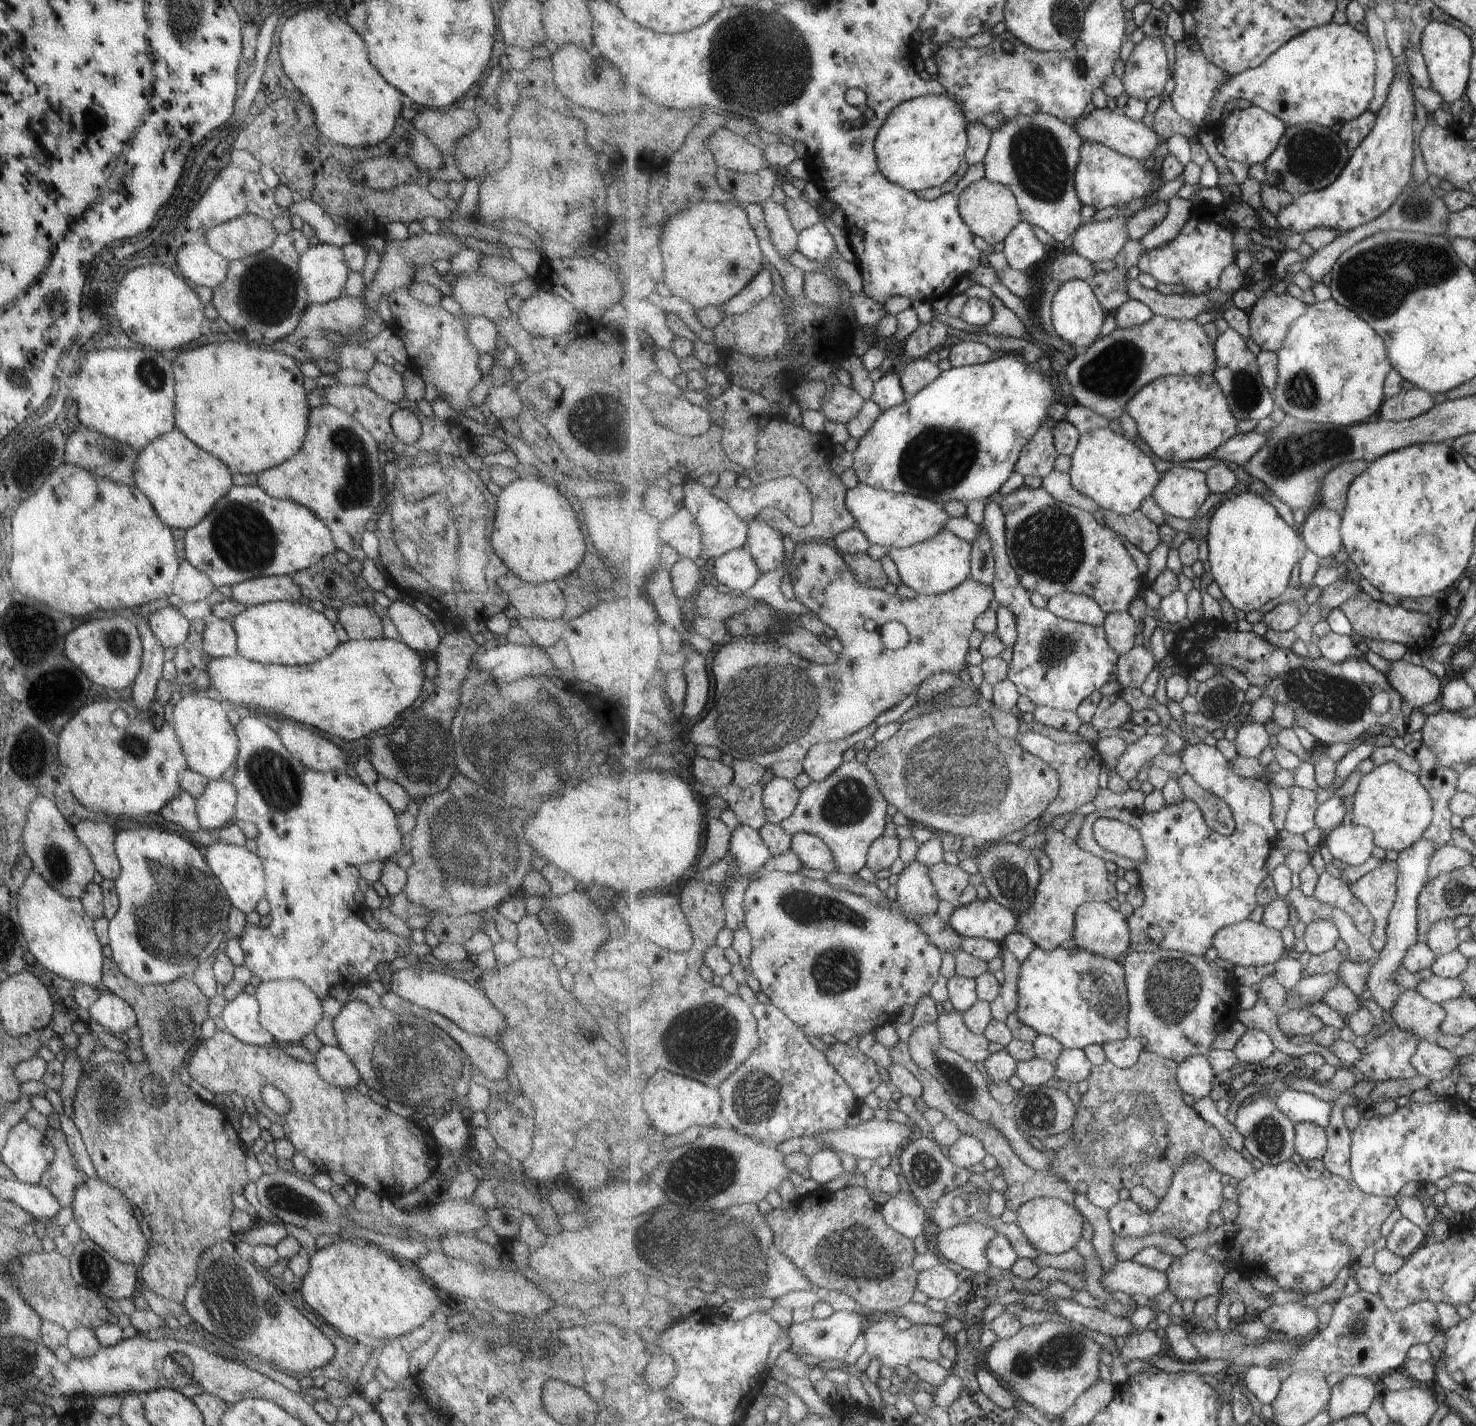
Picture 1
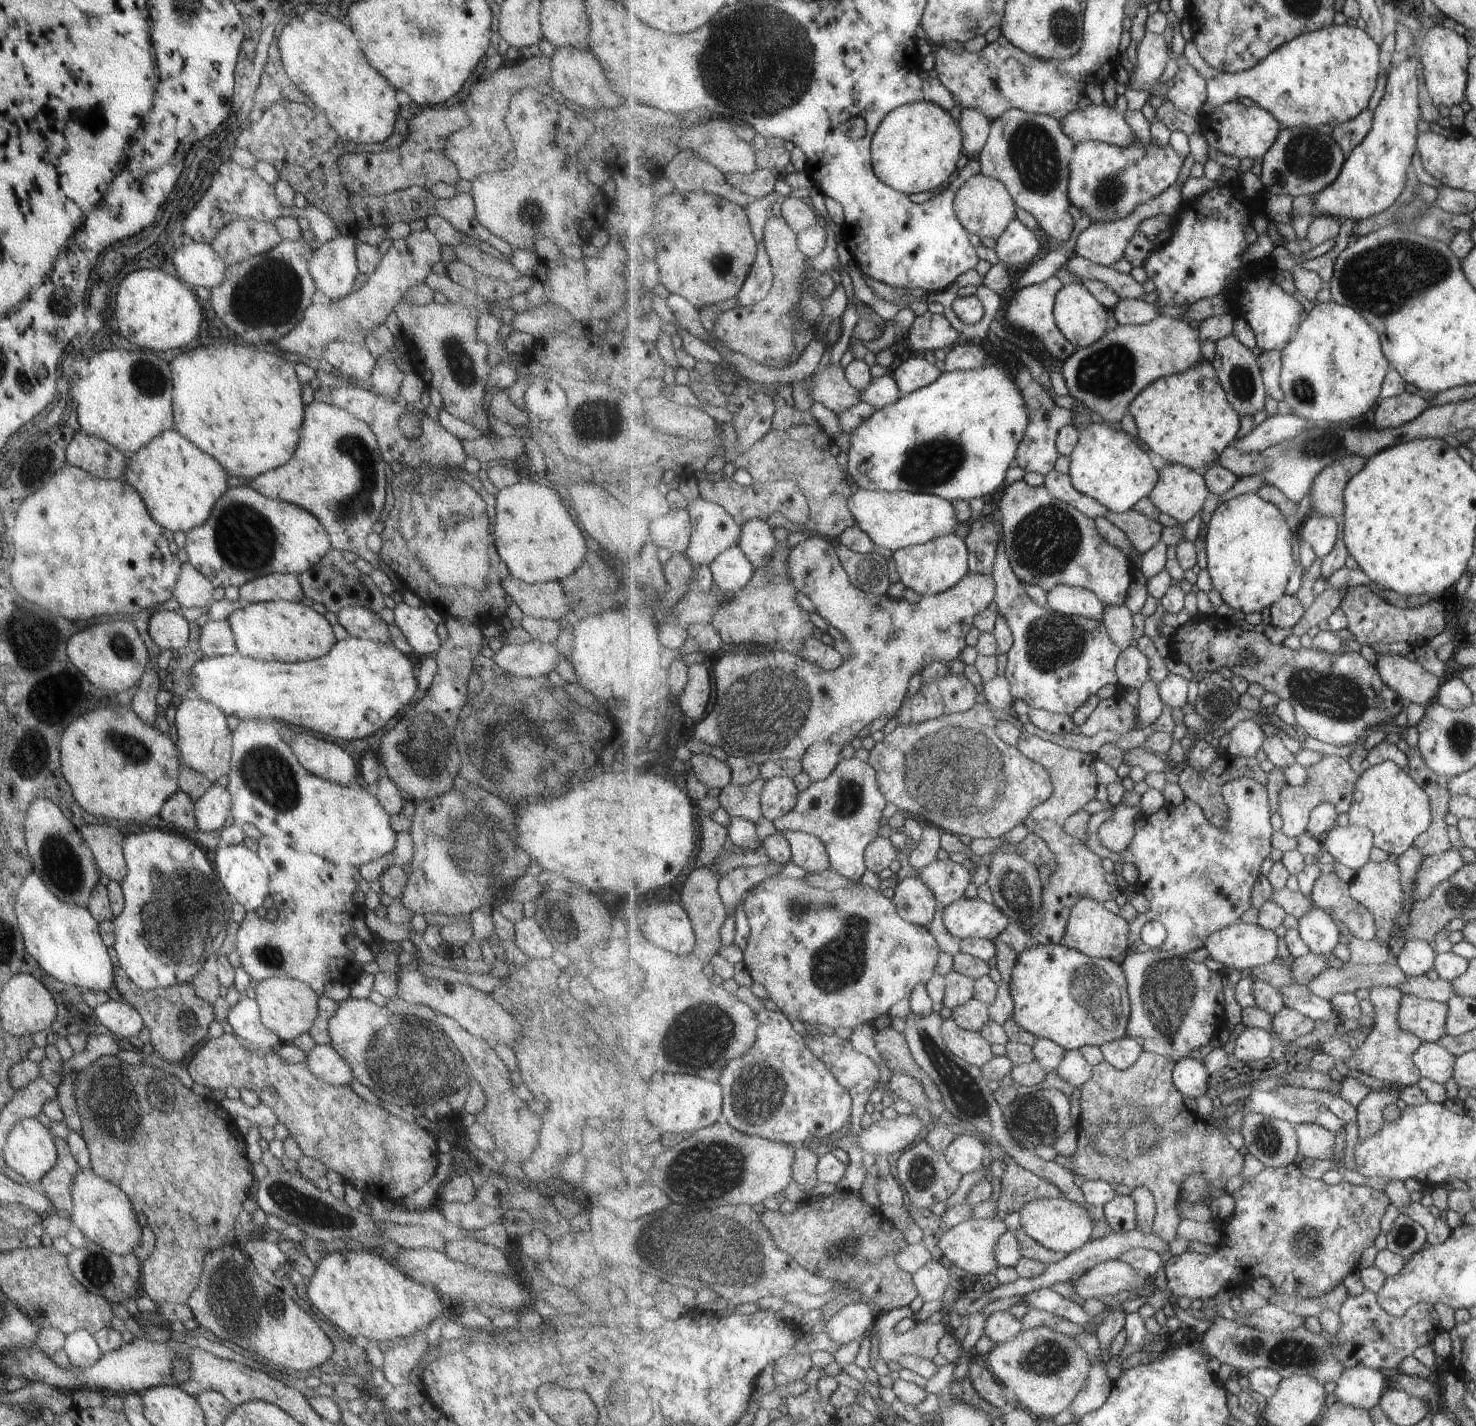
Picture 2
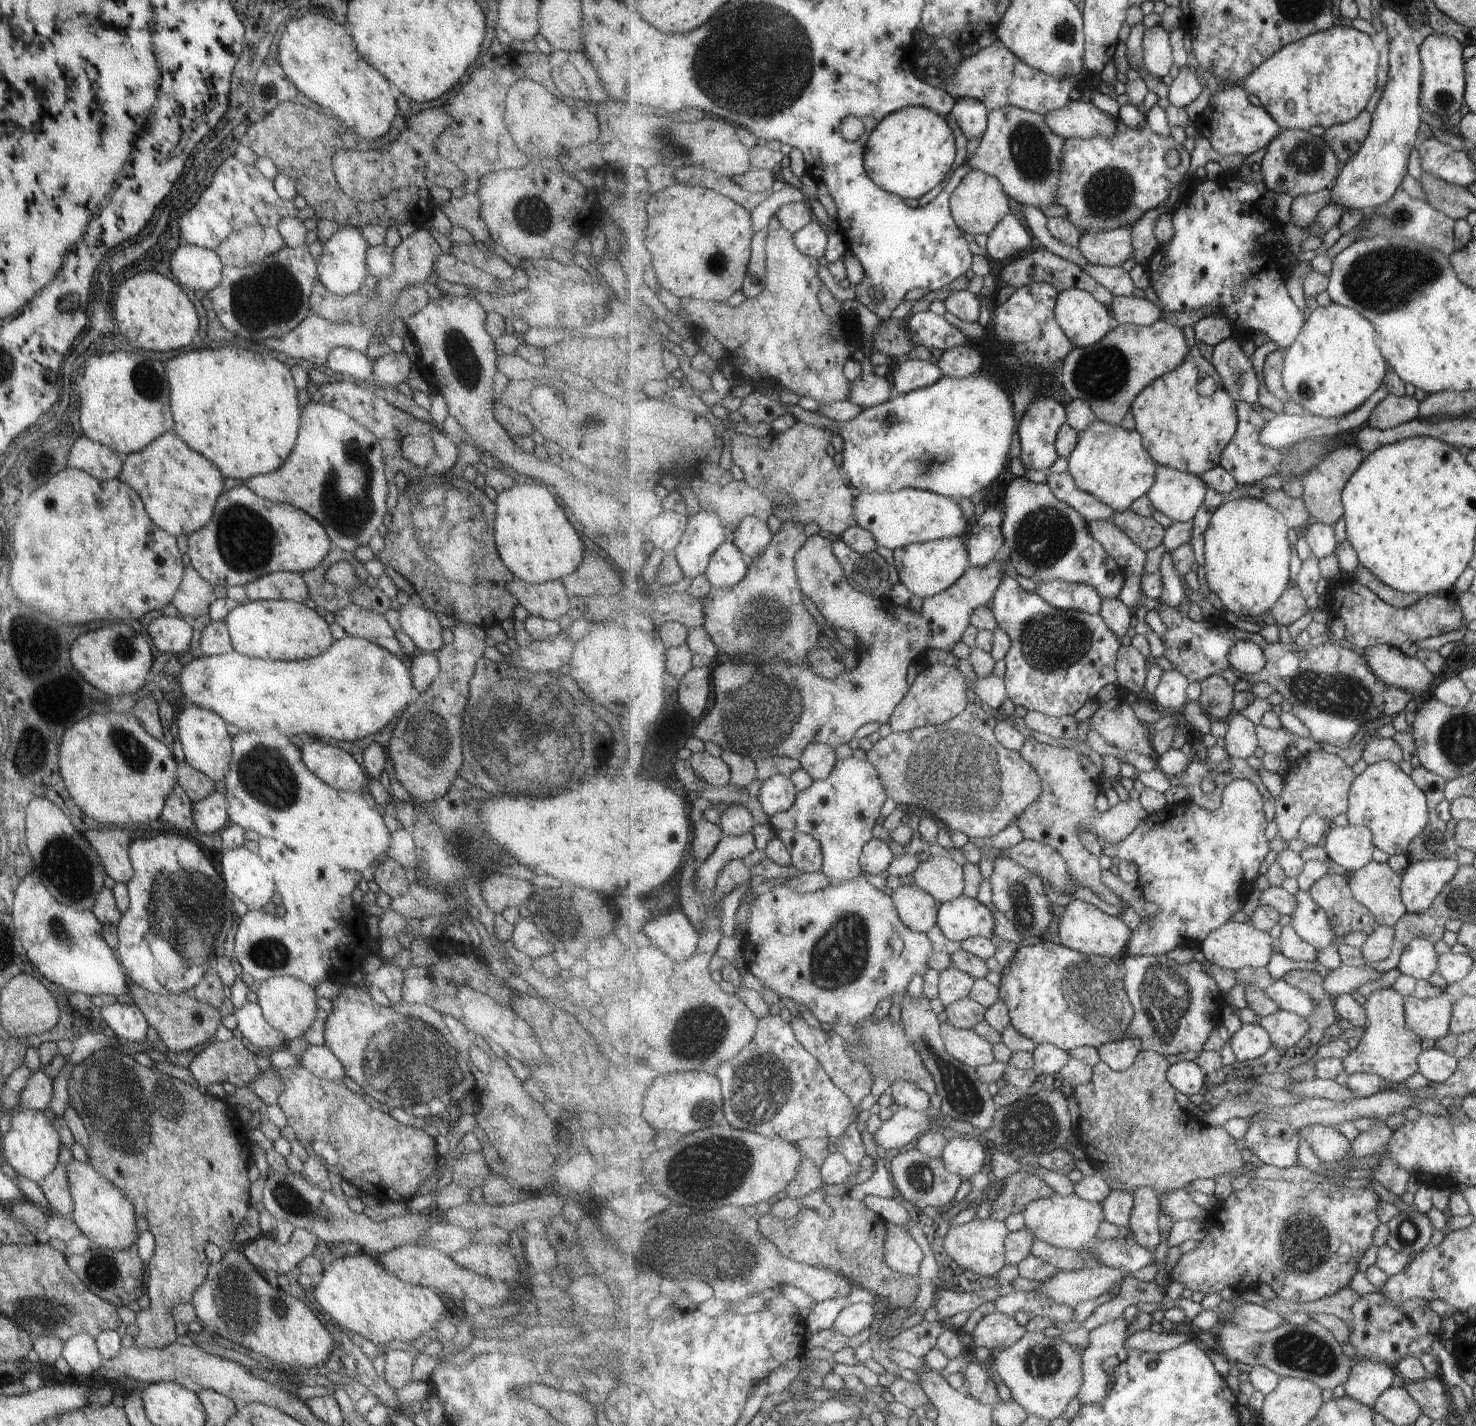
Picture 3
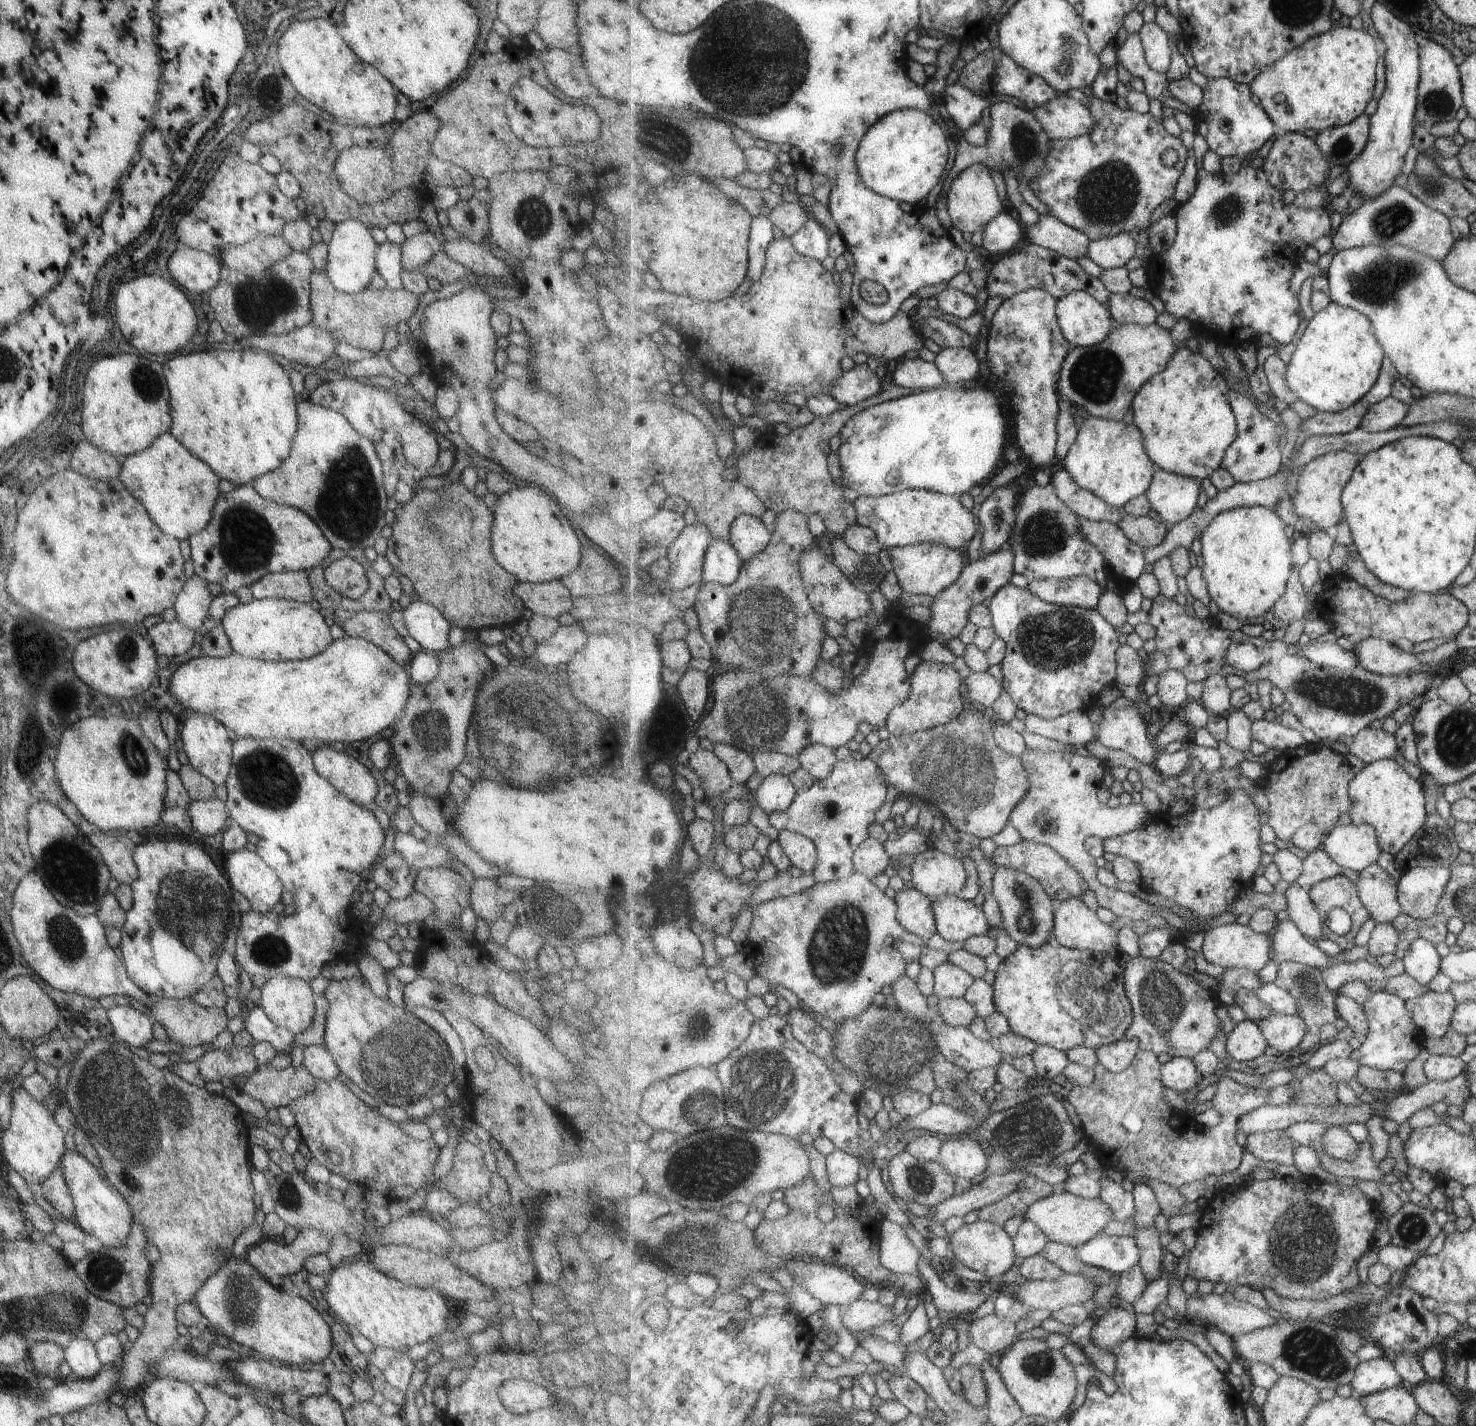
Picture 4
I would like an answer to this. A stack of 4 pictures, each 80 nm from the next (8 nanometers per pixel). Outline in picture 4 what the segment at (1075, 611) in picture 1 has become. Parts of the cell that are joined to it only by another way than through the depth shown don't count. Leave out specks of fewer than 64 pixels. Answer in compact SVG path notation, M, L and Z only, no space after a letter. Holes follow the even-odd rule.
M1087 575L1063 580L1034 580L1029 583L1028 589L1044 601L1091 610L1098 607L1105 592L1099 581Z

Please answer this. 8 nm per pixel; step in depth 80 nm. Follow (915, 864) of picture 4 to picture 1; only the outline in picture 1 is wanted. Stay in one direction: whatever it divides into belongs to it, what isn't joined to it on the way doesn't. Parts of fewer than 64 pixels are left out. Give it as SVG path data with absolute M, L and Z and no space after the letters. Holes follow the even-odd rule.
M944 861L930 868L930 877L940 899L954 905L962 900L967 887L970 885L977 887L984 881L979 872L967 874L961 866L947 864Z

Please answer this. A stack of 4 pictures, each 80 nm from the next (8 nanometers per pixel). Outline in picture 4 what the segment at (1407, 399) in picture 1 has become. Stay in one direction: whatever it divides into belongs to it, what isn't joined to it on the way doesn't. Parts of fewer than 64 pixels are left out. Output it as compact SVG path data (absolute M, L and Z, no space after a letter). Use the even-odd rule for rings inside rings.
M1395 397L1371 405L1367 414L1364 414L1360 427L1370 433L1380 433L1396 428L1406 418L1410 406Z

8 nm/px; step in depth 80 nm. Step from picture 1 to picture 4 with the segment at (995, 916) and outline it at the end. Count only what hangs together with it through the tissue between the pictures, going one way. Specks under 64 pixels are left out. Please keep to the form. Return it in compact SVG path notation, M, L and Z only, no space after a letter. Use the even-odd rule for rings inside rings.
M957 895L933 897L936 929L945 940L965 942L972 936L988 934L991 924L983 908Z

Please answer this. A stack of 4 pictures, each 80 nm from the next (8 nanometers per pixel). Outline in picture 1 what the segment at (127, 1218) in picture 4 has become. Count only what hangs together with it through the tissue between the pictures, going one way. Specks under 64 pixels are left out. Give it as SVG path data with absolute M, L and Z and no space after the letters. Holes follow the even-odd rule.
M97 1177L87 1179L75 1188L69 1207L72 1219L85 1238L92 1240L119 1262L134 1264L136 1268L141 1264L147 1254L148 1243L133 1217L132 1206L118 1190Z

